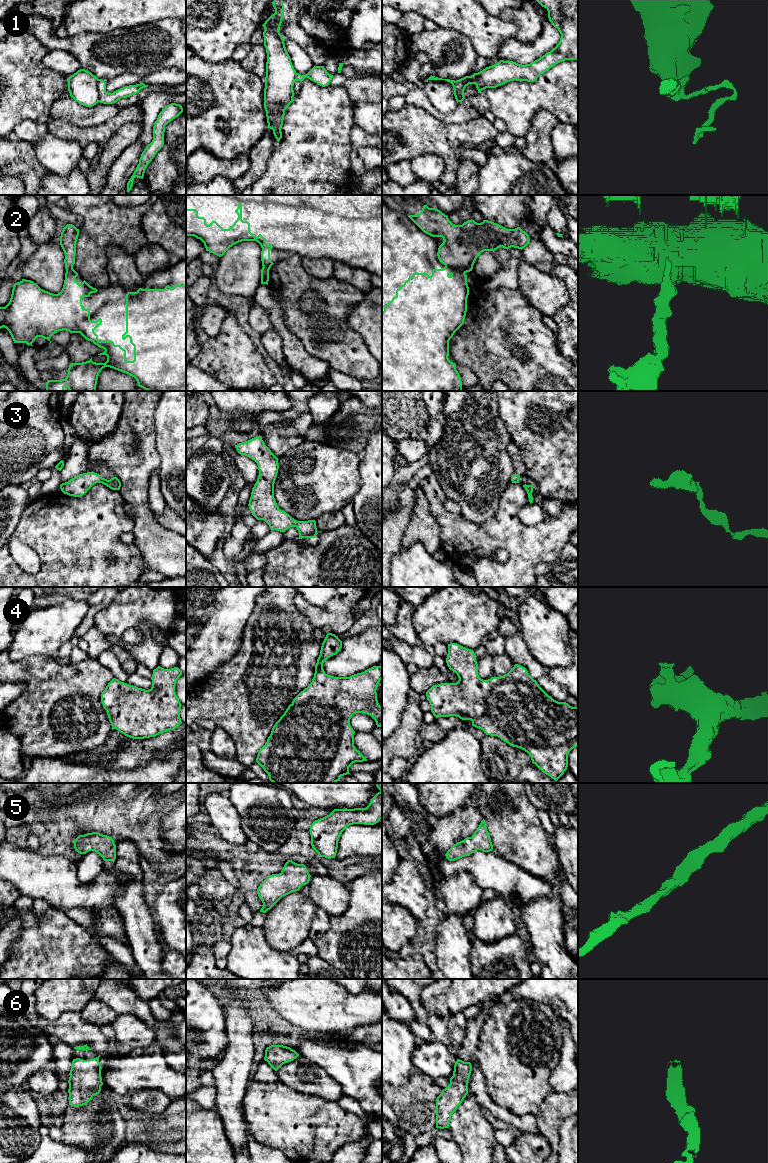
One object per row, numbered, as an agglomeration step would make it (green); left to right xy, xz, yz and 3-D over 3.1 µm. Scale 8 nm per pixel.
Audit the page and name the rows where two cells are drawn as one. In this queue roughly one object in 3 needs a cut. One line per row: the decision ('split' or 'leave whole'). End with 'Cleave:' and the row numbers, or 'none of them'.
1: split
2: split
3: leave whole
4: leave whole
5: leave whole
6: leave whole
Cleave: 1, 2

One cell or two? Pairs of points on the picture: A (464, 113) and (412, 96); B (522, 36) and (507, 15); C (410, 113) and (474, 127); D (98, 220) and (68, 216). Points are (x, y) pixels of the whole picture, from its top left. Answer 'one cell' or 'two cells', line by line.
A: one cell
B: one cell
C: one cell
D: two cells

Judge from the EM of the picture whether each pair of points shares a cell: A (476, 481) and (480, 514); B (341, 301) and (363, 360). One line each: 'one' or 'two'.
A: one
B: one

